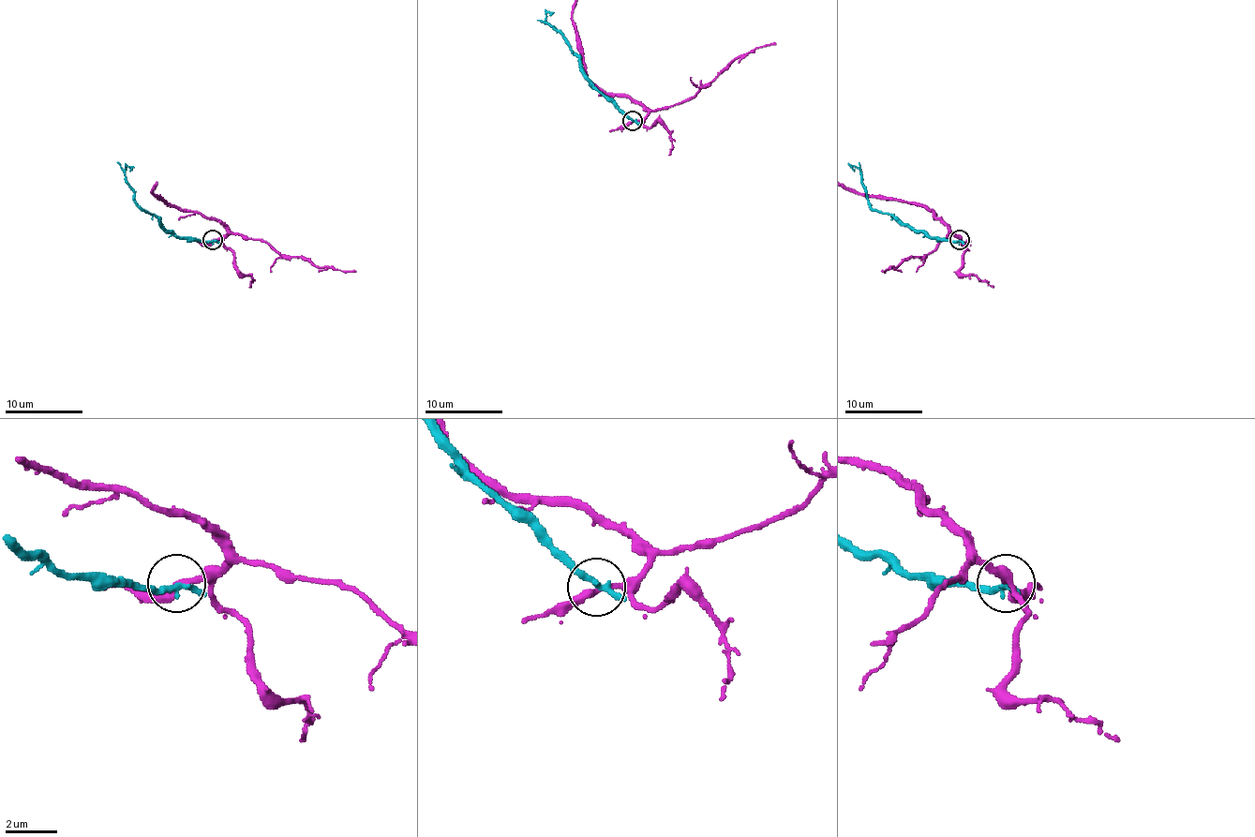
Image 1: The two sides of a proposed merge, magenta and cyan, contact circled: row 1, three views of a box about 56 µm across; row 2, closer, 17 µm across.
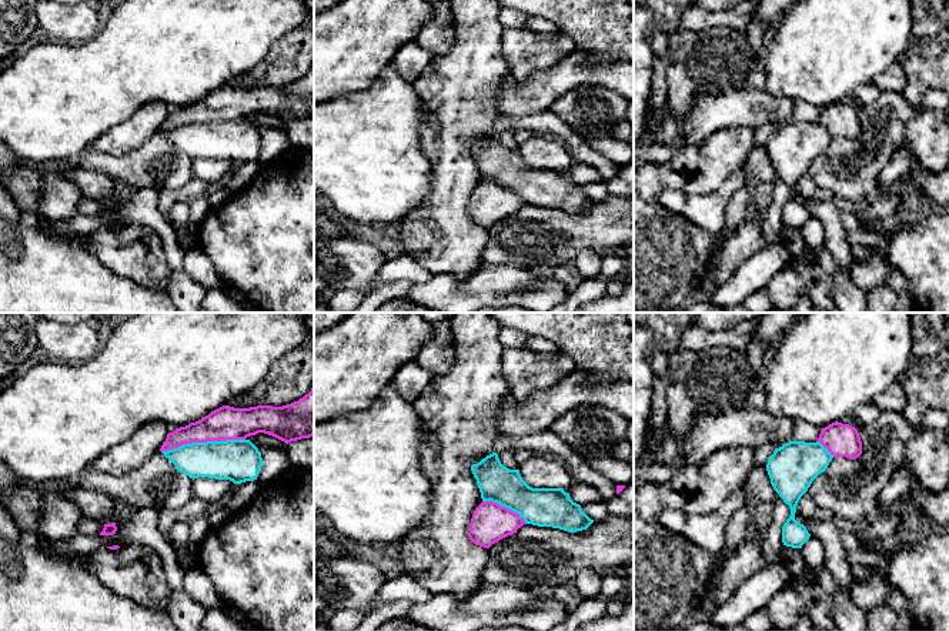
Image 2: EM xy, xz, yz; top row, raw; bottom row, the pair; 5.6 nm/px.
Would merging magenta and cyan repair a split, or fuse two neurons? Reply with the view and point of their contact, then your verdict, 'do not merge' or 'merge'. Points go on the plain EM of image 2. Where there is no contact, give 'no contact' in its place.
contact xy (203, 122); do not merge

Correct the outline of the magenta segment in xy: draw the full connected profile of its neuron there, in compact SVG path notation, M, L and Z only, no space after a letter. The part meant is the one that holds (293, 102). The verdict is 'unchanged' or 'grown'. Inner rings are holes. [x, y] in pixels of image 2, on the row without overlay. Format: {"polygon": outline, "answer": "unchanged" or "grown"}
{"polygon": "M314 67L298 81L283 87L257 86L234 89L223 86L208 96L167 114L160 131L184 124L245 120L264 113L285 124L314 116Z", "answer": "unchanged"}

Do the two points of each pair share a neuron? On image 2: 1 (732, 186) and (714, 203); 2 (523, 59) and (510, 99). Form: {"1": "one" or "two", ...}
{"1": "one", "2": "two"}

